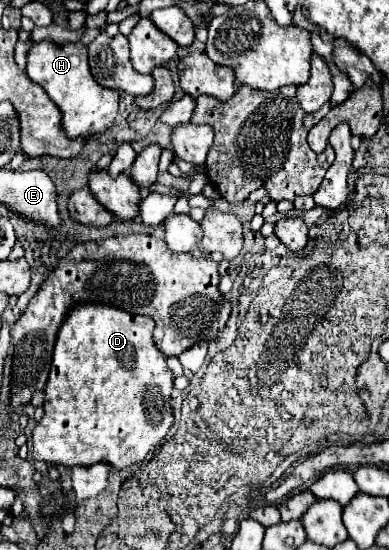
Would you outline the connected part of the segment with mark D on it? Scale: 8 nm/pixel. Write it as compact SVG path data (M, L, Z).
M76 302L76 306L72 306L72 310L68 310L68 314L66 314L66 318L64 318L64 322L58 330L58 338L56 338L56 344L54 344L54 358L52 358L50 378L48 378L46 388L44 388L44 416L32 432L32 456L34 456L34 460L54 462L54 464L62 464L62 466L68 466L68 468L92 466L96 462L108 462L114 468L128 468L132 464L142 462L146 458L146 454L160 444L160 440L168 434L168 428L174 422L172 406L170 406L174 376L166 366L164 354L156 348L156 344L152 340L152 330L154 330L154 322L152 322L150 316L134 316L130 312L124 312L124 310L112 308L112 306L104 306L104 304Z

